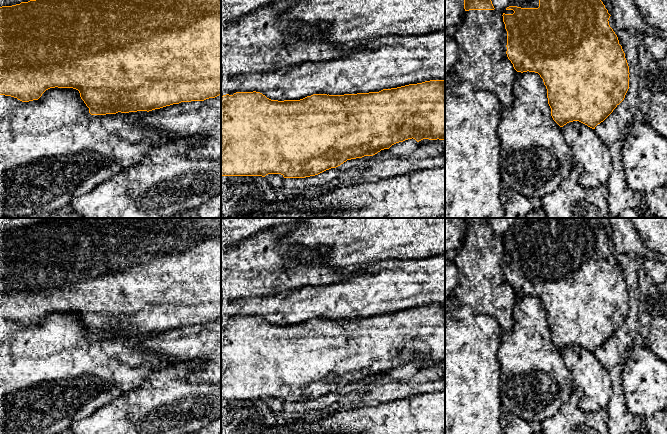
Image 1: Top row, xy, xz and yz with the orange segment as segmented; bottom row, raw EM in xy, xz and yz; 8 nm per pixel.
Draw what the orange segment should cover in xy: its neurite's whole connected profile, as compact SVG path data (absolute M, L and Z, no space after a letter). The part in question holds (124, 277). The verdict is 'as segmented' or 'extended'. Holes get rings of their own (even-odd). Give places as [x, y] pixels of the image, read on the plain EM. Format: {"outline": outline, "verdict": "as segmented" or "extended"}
{"outline": "M47 218L44 222L0 231L0 319L29 326L55 311L78 314L91 339L149 336L221 319L221 218Z", "verdict": "extended"}

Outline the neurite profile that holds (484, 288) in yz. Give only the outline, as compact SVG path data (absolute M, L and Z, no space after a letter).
M496 233L465 236L454 259L459 274L463 278L451 292L449 303L451 308L466 305L475 314L491 315L498 321L502 330L507 332L513 326L513 307L517 295L501 269L503 247L502 238Z

